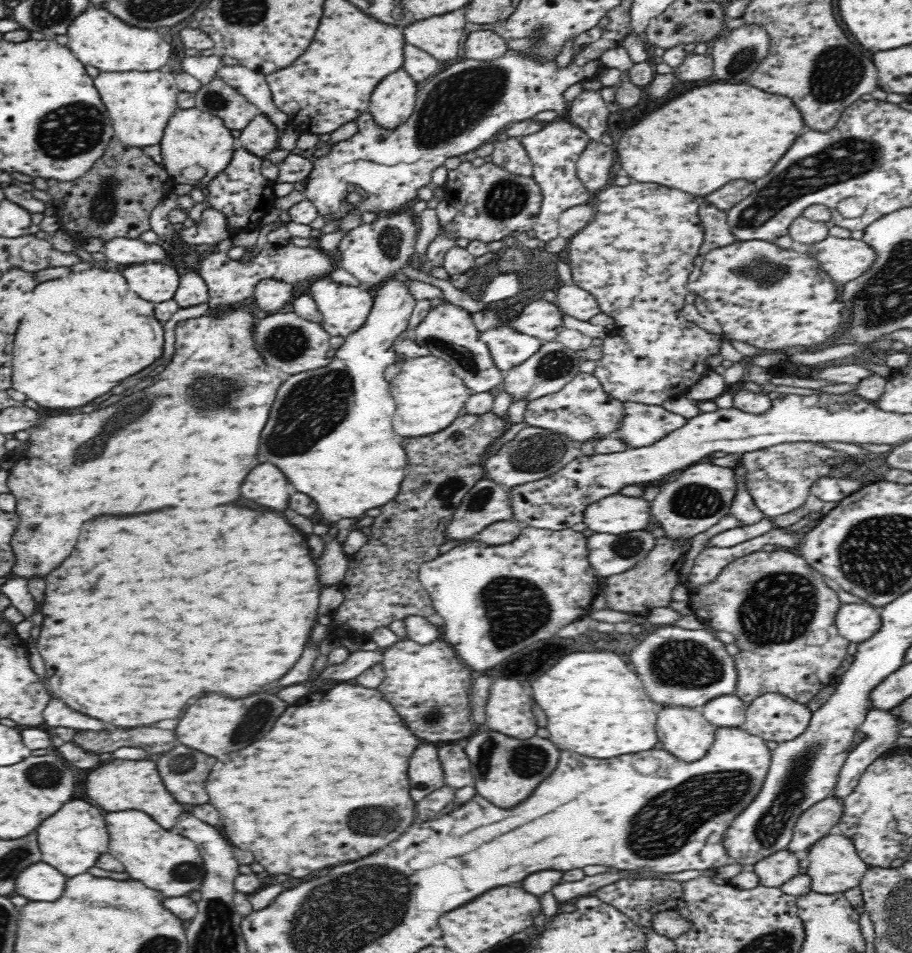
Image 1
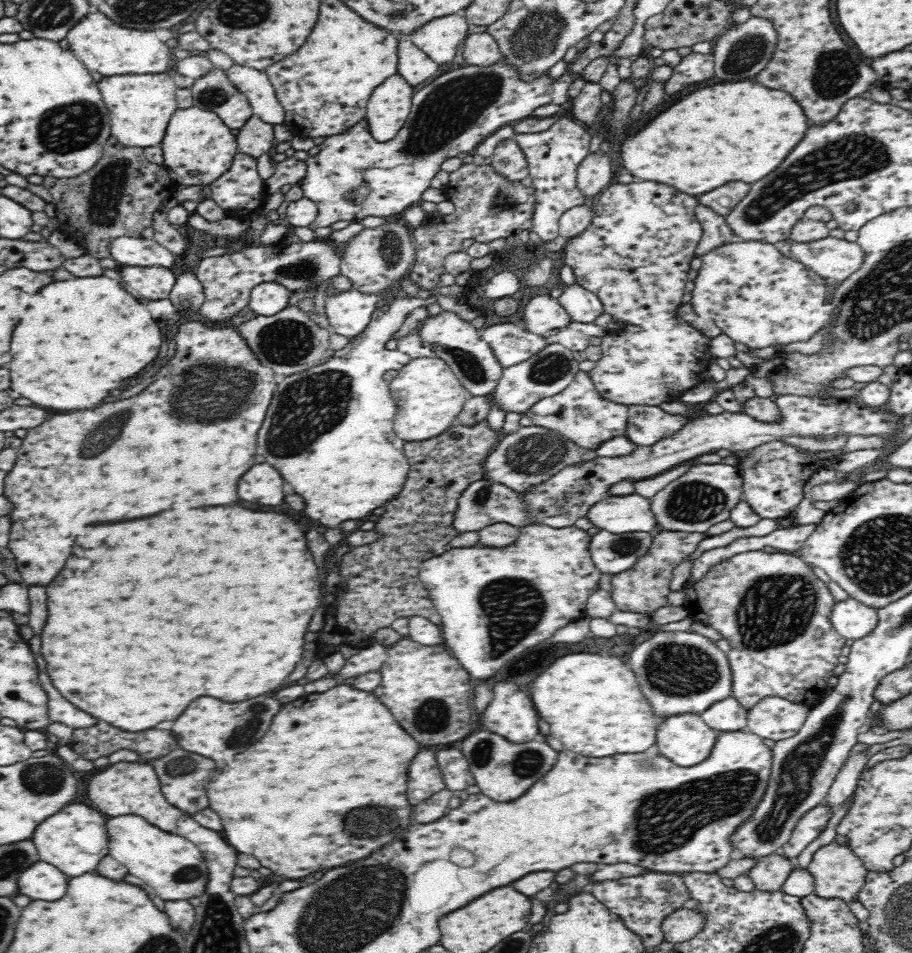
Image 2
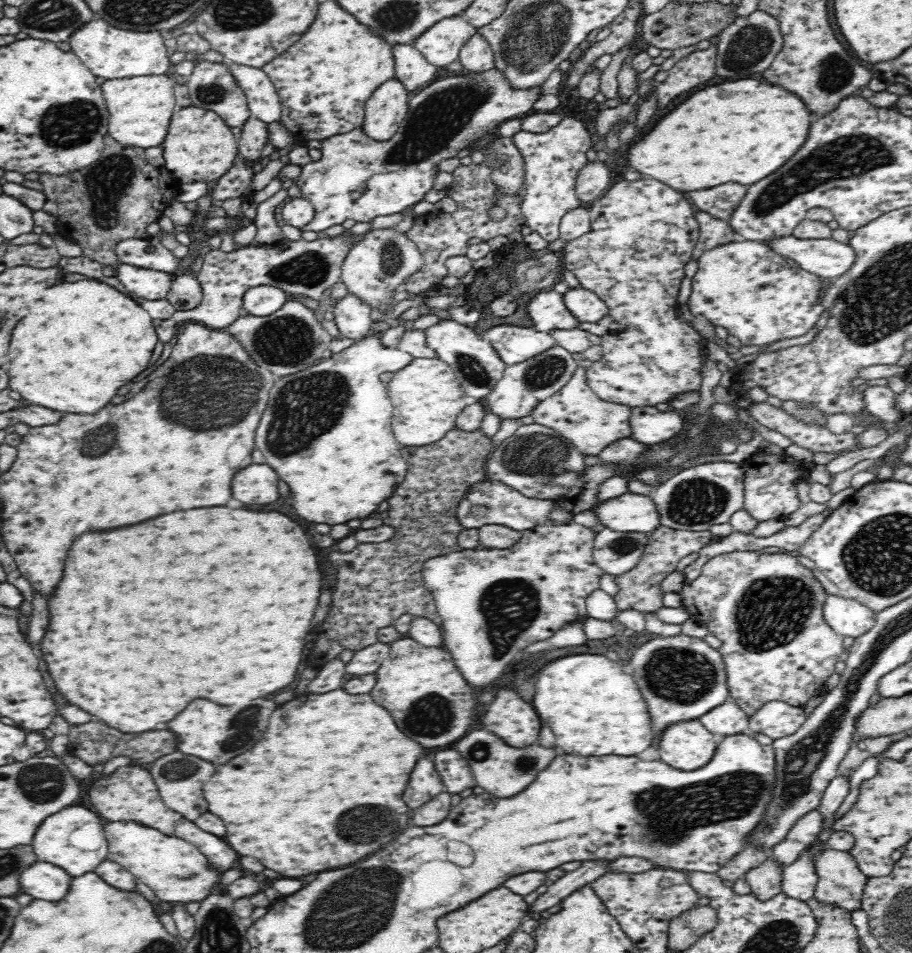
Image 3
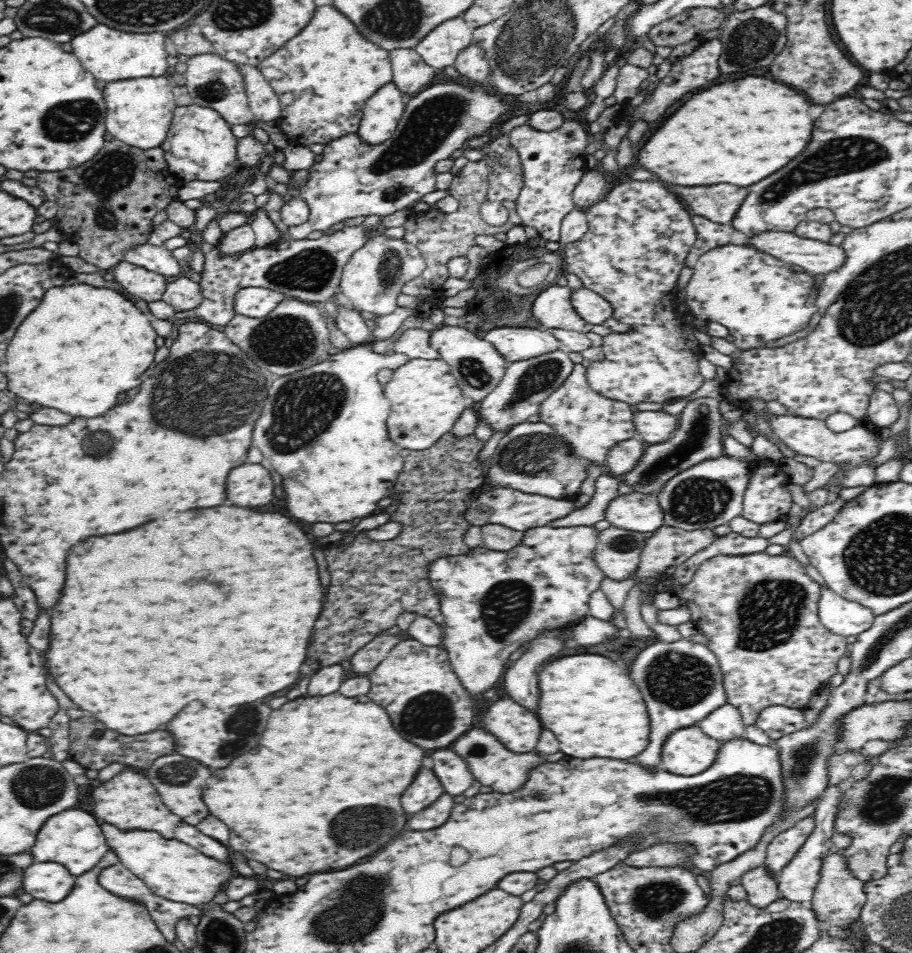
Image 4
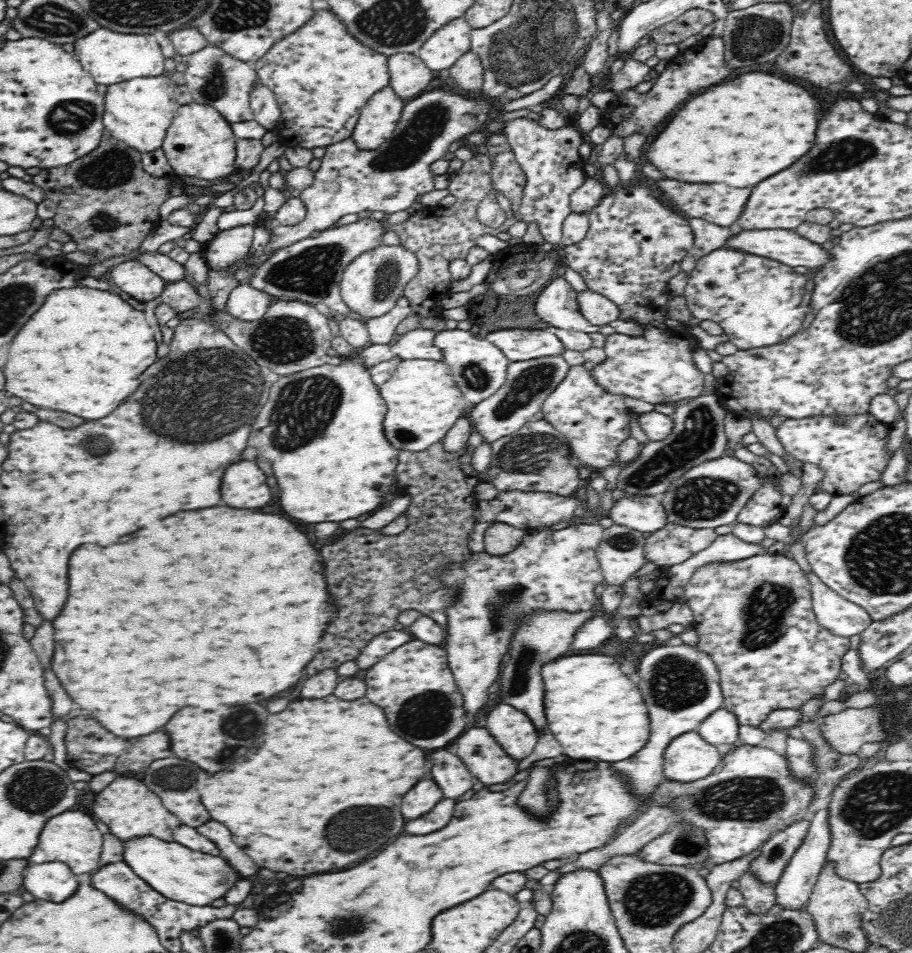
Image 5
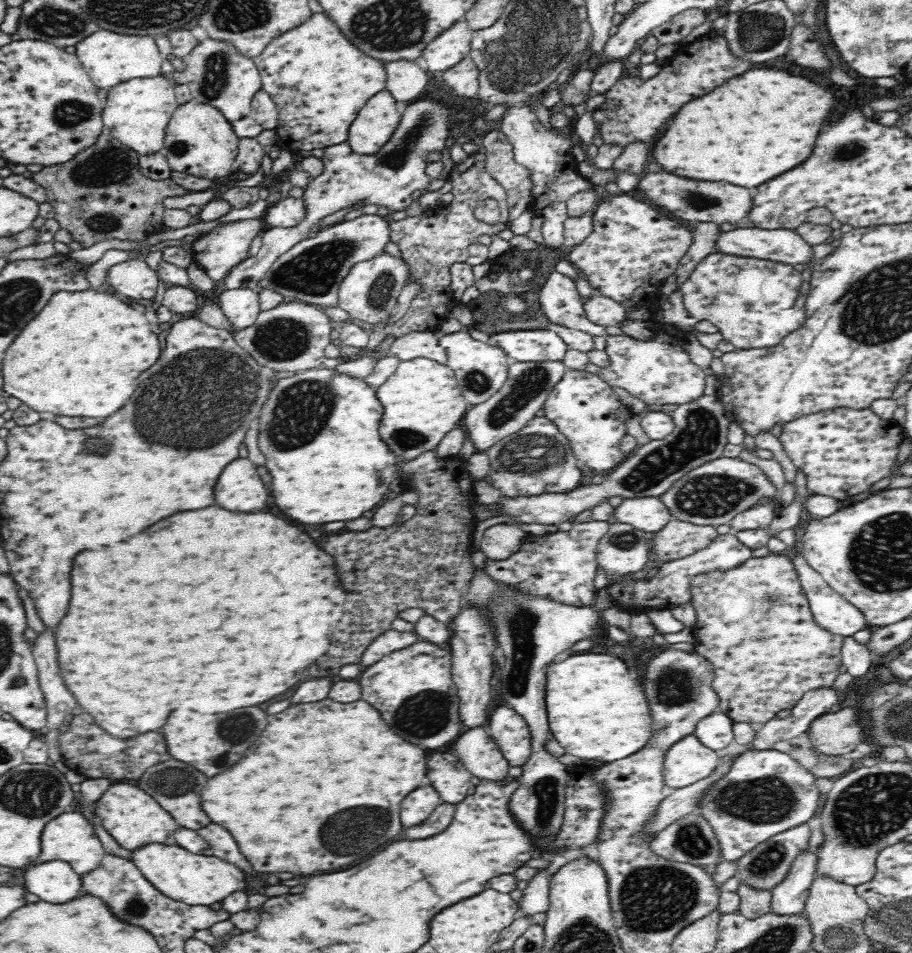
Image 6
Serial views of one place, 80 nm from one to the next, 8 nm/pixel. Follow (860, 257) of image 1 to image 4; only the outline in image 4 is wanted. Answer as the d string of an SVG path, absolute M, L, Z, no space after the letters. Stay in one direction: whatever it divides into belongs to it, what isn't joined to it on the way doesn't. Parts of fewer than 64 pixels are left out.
M766 232L749 238L746 244L790 266L799 266L806 273L820 278L838 272L847 260L846 251L842 246L810 238L799 238L793 232Z

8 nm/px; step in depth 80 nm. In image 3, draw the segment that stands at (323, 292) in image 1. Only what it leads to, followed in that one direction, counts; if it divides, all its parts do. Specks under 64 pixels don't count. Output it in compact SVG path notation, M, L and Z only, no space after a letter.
M348 293L330 308L328 317L335 322L342 336L358 340L370 331L372 307L360 301L353 293Z

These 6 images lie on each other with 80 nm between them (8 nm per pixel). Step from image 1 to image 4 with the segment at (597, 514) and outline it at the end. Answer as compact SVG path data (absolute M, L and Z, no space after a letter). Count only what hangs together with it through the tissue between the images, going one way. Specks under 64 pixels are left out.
M634 491L610 500L604 519L610 526L634 533L654 532L664 525L664 514L654 494Z

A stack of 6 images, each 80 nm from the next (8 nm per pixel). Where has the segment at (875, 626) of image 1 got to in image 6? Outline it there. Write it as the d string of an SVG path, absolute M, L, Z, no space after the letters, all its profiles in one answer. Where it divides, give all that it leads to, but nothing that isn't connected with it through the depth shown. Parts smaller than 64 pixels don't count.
M802 554L796 555L792 561L796 567L800 584L809 600L809 607L814 615L814 620L818 623L818 626L821 626L824 630L832 634L843 637L851 637L853 634L860 632L860 630L868 628L868 621L862 614L862 611L857 606L850 604L841 594L832 590L830 585L824 581L822 575L806 563L806 559L804 559Z

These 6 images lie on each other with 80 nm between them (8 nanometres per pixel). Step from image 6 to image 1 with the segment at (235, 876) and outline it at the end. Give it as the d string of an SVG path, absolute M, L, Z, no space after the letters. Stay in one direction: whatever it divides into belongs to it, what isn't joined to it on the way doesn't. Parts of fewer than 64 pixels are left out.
M118 810L105 814L109 850L118 858L130 878L144 882L148 888L162 892L166 898L183 896L199 890L204 876L204 862L194 842L181 834L162 828L149 814L141 810Z

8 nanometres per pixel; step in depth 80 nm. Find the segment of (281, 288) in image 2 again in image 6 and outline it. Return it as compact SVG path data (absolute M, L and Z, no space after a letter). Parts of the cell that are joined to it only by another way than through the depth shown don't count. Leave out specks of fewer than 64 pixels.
M251 288L226 289L220 294L218 305L237 330L252 326L262 312L260 291Z

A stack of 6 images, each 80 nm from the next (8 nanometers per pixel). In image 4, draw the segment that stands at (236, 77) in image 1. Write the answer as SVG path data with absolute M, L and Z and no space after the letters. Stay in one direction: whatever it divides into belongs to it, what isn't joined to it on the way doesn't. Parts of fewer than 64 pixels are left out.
M237 65L242 73L248 104L257 121L272 122L280 118L279 96L258 67Z

